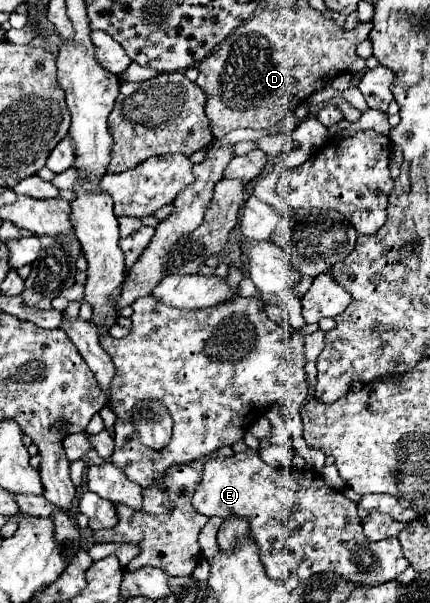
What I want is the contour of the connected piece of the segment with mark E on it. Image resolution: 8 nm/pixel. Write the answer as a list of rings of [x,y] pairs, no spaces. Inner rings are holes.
[[[250,448],[228,458],[210,458],[204,464],[204,476],[192,496],[192,506],[204,516],[218,516],[224,520],[232,516],[246,518],[250,522],[250,536],[260,550],[260,560],[266,568],[266,576],[274,580],[302,582],[314,574],[332,570],[356,586],[378,586],[398,578],[398,574],[408,568],[408,560],[402,554],[398,538],[386,538],[378,542],[370,542],[366,538],[358,518],[356,502],[326,486],[316,472],[298,468],[274,468],[262,462],[258,452]]]

